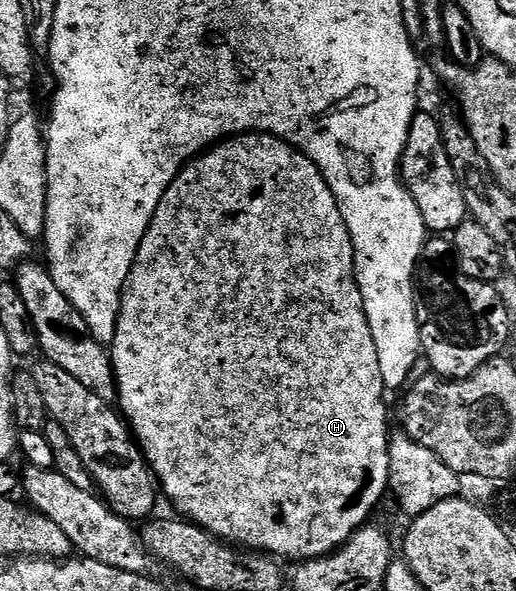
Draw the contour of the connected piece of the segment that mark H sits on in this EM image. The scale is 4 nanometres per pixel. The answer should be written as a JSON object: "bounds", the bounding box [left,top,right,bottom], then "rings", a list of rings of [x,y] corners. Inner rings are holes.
{"bounds":[109,132,390,562],"rings":[[[248,132],[245,136],[236,136],[219,142],[201,156],[190,161],[183,167],[177,178],[168,186],[144,238],[140,242],[140,250],[134,259],[132,270],[126,279],[122,291],[122,305],[116,326],[116,338],[109,345],[110,359],[114,361],[114,379],[116,381],[116,398],[120,403],[120,412],[124,417],[133,437],[138,441],[138,447],[150,463],[150,471],[154,473],[161,491],[179,508],[185,519],[195,523],[205,532],[210,532],[220,540],[225,540],[235,546],[243,546],[248,550],[257,550],[275,558],[309,562],[321,560],[346,545],[355,532],[367,523],[366,520],[374,512],[374,507],[387,494],[390,485],[390,416],[386,413],[386,395],[388,389],[380,374],[380,358],[376,354],[376,342],[372,338],[372,330],[368,326],[368,318],[364,314],[364,298],[360,294],[360,286],[354,277],[354,247],[348,226],[342,217],[338,199],[332,194],[328,182],[320,174],[320,170],[299,148],[293,148],[278,136],[270,136],[266,132]]]}

